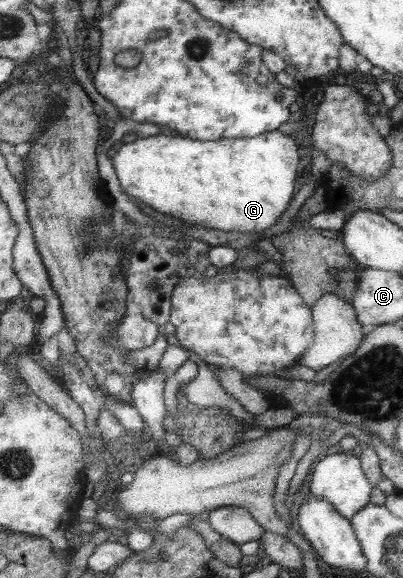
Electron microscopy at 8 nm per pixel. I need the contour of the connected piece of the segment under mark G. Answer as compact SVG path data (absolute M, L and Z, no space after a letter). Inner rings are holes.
M279 130L255 137L236 137L217 141L193 141L187 137L157 134L126 143L113 161L122 189L153 210L201 227L221 231L265 231L287 211L295 193L297 167L303 151L297 136Z

